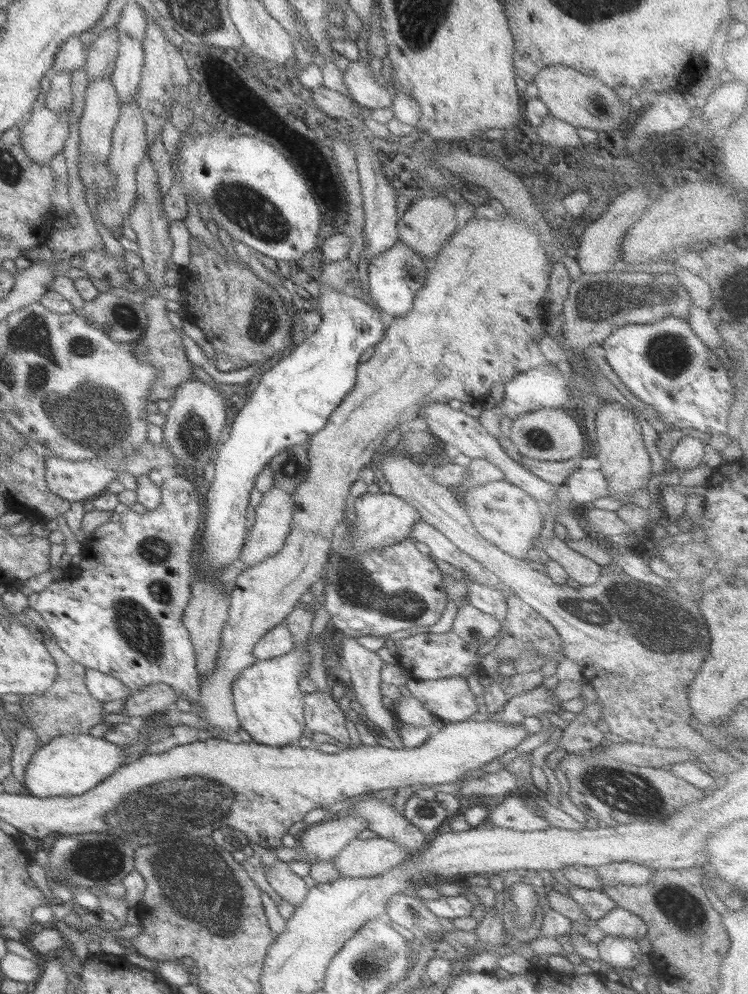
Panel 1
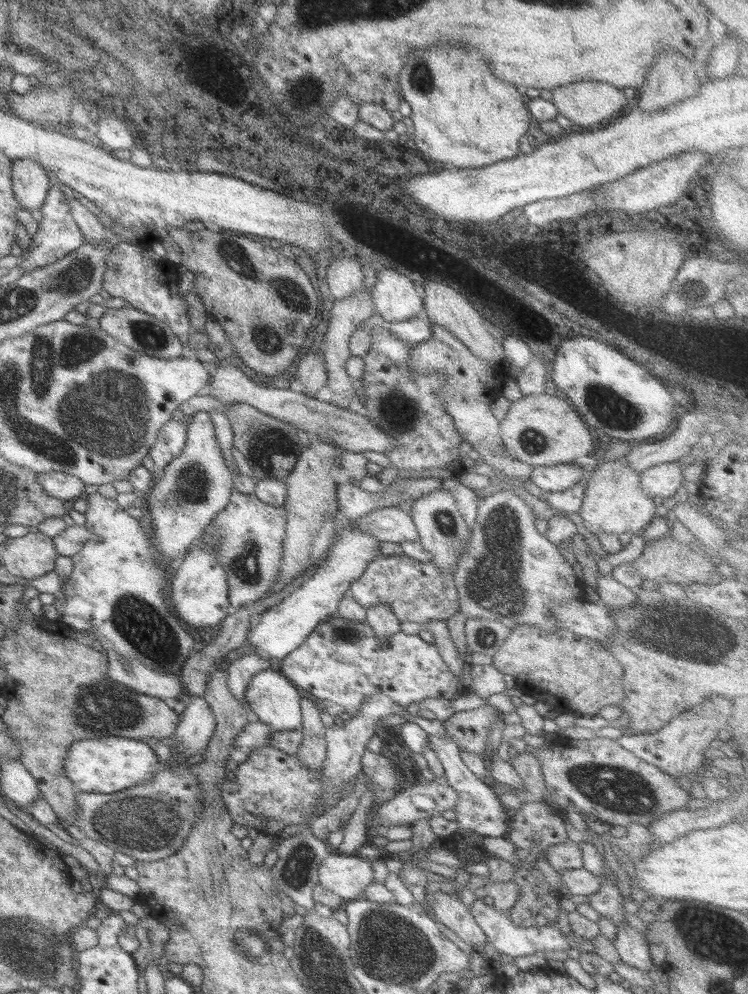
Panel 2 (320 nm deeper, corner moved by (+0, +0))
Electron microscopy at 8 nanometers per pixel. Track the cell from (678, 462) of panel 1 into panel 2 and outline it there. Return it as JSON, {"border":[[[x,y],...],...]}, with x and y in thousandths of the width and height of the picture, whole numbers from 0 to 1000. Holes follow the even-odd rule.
{"border":[[[906,464],[869,469],[853,477],[856,490],[868,501],[897,501],[912,487],[912,471]]]}

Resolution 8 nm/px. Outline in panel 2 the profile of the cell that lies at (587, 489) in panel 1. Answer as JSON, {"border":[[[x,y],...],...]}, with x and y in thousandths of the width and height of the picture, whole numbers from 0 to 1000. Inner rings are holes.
{"border":[[[761,466],[737,468],[731,470],[713,470],[706,482],[710,483],[710,485],[713,485],[713,487],[715,487],[725,496],[750,495],[757,491],[765,490],[766,487],[775,484],[779,479],[783,479],[783,476],[774,470],[775,468],[761,468]]]}

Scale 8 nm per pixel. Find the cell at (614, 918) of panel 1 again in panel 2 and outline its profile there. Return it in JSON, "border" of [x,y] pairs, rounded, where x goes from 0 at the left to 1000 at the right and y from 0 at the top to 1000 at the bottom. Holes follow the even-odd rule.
{"border":[[[838,929],[824,933],[824,941],[817,948],[833,970],[858,977],[872,976],[876,973],[865,957],[865,946]]]}

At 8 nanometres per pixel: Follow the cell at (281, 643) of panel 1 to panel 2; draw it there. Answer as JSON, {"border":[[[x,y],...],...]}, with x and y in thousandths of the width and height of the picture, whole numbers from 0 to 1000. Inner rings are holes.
{"border":[[[338,654],[336,658],[328,658],[303,670],[303,674],[299,676],[302,689],[311,702],[317,702],[317,706],[322,707],[325,713],[328,713],[326,698],[333,683],[342,676],[365,671],[368,671],[368,667],[361,662]]]}

